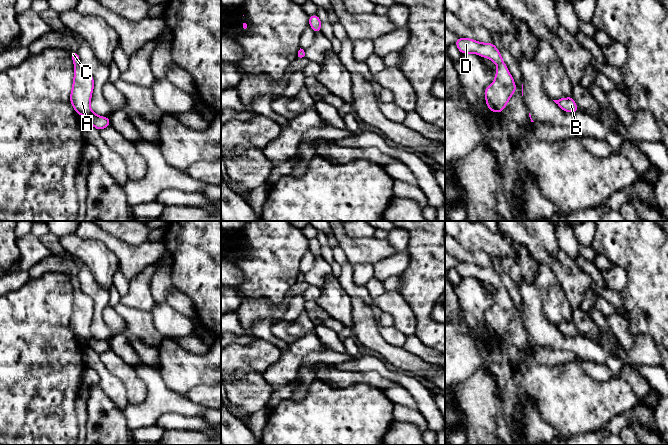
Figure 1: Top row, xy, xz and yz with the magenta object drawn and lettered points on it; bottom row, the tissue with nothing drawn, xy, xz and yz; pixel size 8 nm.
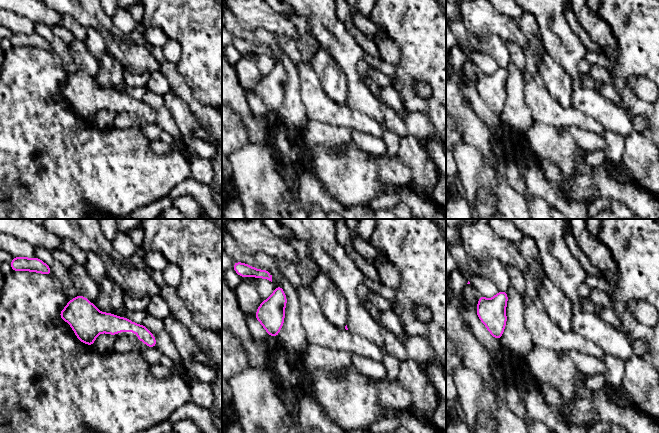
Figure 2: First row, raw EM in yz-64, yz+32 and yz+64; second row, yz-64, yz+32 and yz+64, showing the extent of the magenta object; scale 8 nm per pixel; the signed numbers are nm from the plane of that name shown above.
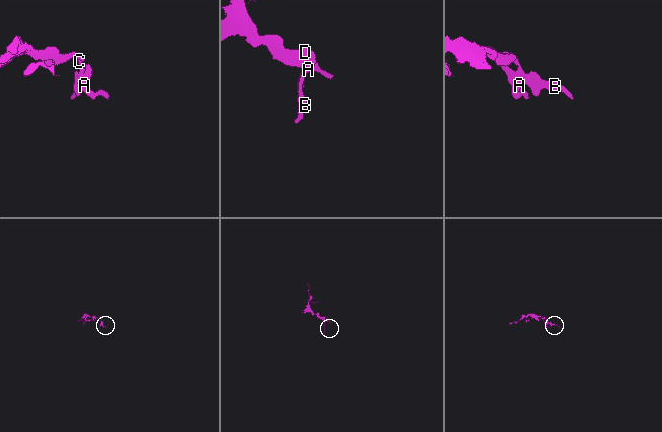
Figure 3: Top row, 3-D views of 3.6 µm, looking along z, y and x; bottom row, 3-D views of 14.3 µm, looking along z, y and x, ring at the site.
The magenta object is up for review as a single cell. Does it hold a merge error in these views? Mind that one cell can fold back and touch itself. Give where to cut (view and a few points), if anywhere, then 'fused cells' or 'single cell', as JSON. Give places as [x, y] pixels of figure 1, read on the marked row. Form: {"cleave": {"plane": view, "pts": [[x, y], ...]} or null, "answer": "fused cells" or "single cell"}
{"cleave": null, "answer": "single cell"}

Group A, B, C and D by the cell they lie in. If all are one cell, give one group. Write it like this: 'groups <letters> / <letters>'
groups A B C D

